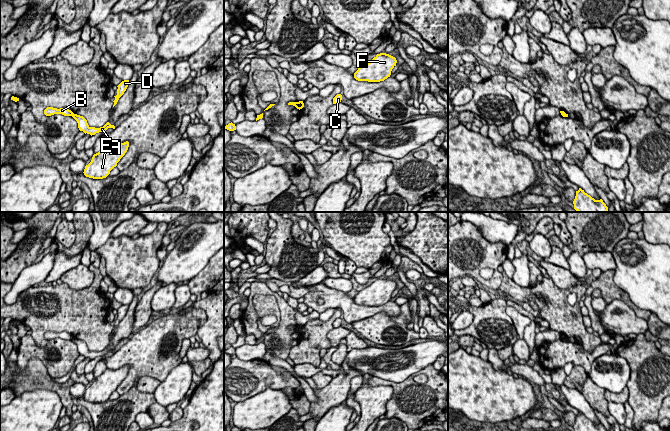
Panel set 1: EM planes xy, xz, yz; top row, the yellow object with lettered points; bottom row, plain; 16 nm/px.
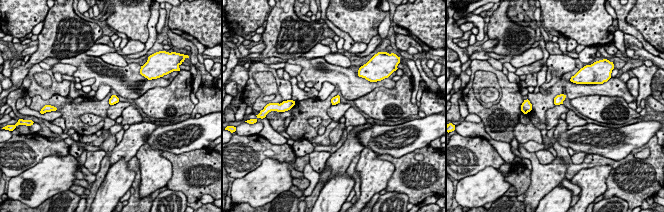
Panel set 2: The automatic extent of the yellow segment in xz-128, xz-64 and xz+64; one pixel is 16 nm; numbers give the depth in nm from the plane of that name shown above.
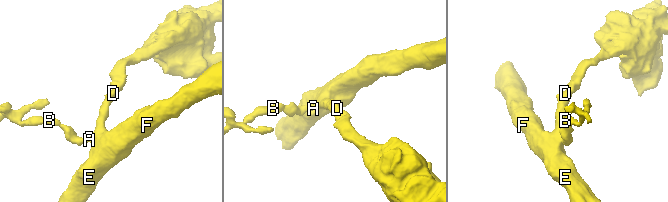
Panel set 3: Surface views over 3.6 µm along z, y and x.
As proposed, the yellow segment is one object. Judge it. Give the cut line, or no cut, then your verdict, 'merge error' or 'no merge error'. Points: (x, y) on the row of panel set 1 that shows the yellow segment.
xy (73, 113), (71, 115) | merge error

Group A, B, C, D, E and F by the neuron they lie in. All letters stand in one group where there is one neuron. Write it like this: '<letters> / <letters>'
A C D E F / B

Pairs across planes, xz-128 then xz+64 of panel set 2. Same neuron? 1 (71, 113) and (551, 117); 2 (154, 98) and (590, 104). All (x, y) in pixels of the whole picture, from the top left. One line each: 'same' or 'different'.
1: different
2: same

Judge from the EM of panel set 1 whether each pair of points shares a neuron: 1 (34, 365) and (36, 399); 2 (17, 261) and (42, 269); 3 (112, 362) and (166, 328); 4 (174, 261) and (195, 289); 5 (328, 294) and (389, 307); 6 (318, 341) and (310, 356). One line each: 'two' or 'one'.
1: two
2: two
3: one
4: two
5: one
6: one

